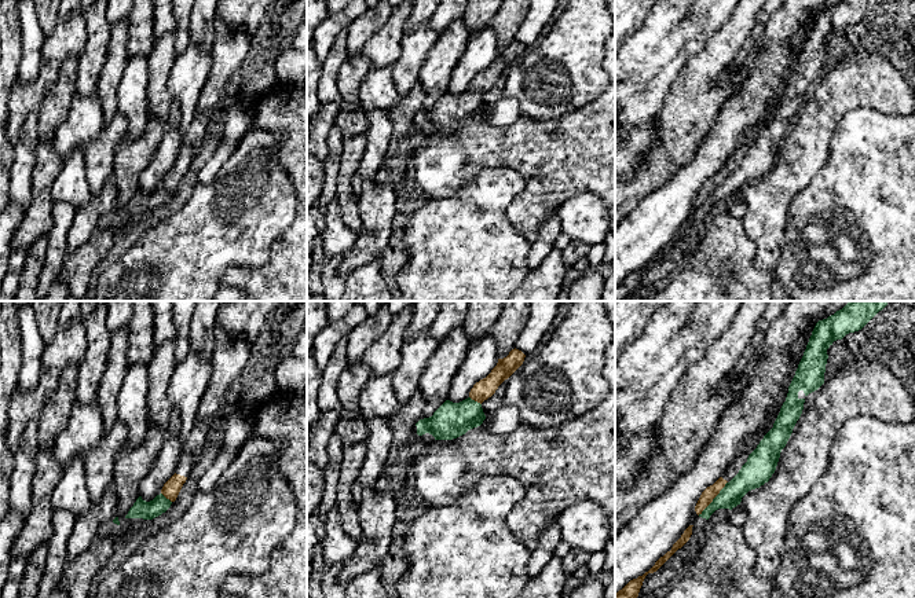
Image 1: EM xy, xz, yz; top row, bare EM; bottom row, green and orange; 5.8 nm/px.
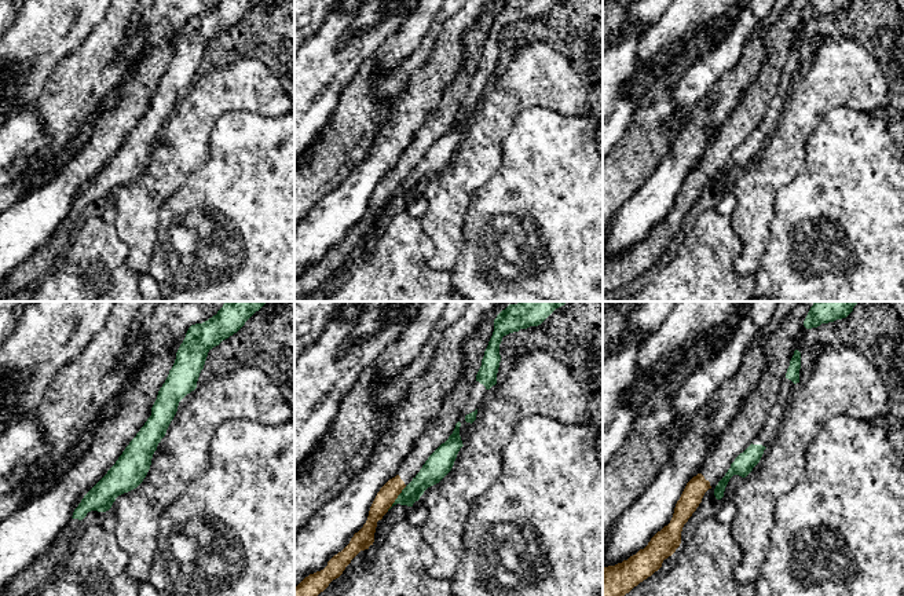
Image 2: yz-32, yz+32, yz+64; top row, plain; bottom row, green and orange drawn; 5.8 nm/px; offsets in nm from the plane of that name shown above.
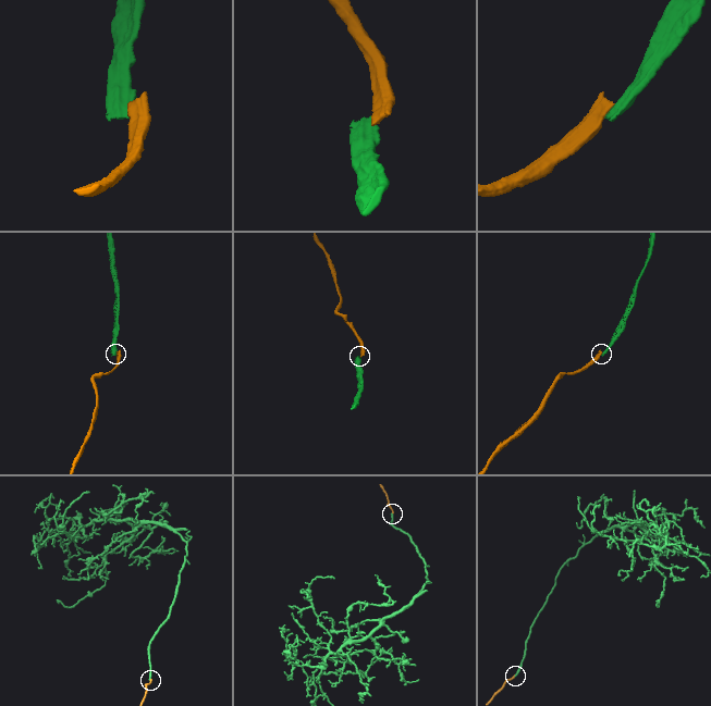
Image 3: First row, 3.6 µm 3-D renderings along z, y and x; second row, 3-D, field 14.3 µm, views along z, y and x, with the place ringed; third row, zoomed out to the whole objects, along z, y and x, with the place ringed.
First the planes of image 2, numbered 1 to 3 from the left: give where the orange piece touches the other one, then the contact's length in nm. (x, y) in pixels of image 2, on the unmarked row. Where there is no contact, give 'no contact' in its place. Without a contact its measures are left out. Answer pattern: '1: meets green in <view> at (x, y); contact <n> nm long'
1: no contact
2: meets green in yz+32 at (396, 190); contact 180 nm long
3: no contact

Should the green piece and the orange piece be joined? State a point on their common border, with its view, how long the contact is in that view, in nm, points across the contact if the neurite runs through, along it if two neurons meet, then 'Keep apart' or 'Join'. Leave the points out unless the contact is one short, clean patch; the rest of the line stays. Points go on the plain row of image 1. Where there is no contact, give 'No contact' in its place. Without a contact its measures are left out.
Touches green at yz (714, 190). Shared border 260 nm. Boundary: yz (727, 173), (720, 184), (698, 206). Keep apart

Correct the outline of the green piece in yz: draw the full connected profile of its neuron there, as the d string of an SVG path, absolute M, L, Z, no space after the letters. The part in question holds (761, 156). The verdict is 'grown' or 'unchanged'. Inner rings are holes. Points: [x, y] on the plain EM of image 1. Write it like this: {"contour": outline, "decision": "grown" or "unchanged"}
{"contour": "M842 0L827 11L819 12L812 23L804 48L798 56L795 67L788 78L786 93L783 95L780 104L773 115L773 120L764 128L757 140L749 147L747 154L742 158L739 165L725 176L713 194L698 208L692 219L692 227L689 232L678 241L656 264L648 265L643 274L638 287L663 283L669 276L682 267L691 257L695 242L702 231L702 223L710 208L718 201L732 202L740 197L742 190L751 181L760 180L769 173L776 162L780 144L786 139L793 121L799 111L805 91L798 89L798 84L802 82L805 88L817 82L824 76L824 65L827 56L827 41L834 33L842 32L846 26L861 22L879 3L883 0Z", "decision": "grown"}

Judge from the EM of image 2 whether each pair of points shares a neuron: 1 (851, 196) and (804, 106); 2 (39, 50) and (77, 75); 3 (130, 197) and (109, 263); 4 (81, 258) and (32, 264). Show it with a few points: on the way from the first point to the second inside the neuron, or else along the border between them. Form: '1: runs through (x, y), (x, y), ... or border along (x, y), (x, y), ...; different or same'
1: border along (841, 108), (822, 119), (805, 142), (804, 158); different
2: border along (81, 40), (57, 64), (40, 90); different
3: border along (113, 225), (127, 247), (127, 264); different
4: border along (74, 233), (59, 262), (36, 284); different

